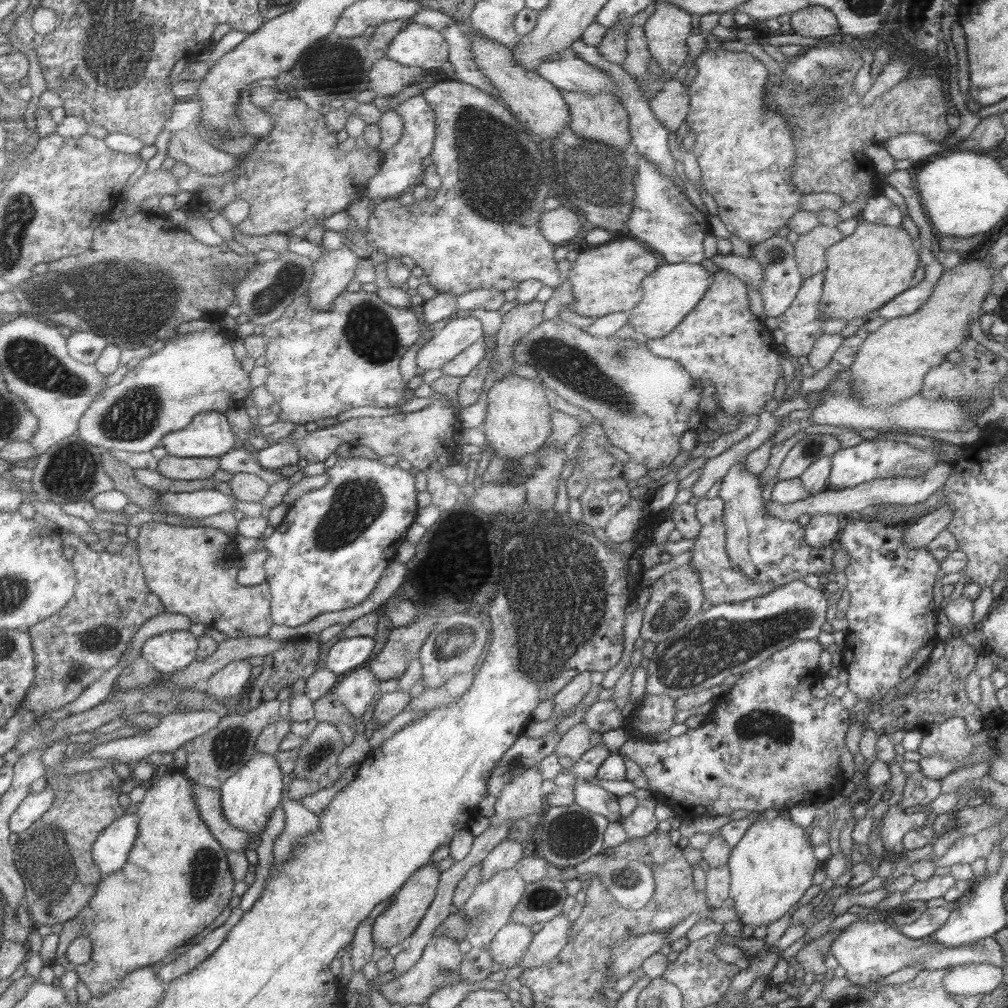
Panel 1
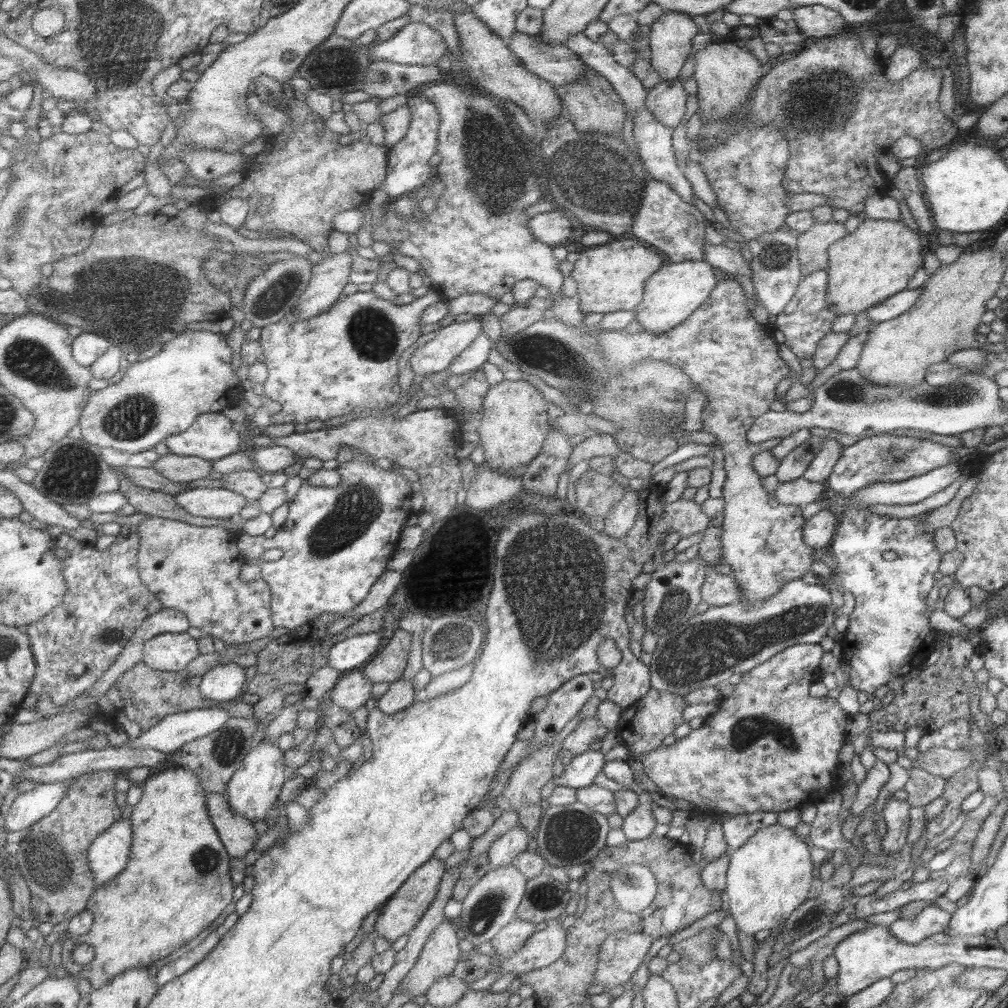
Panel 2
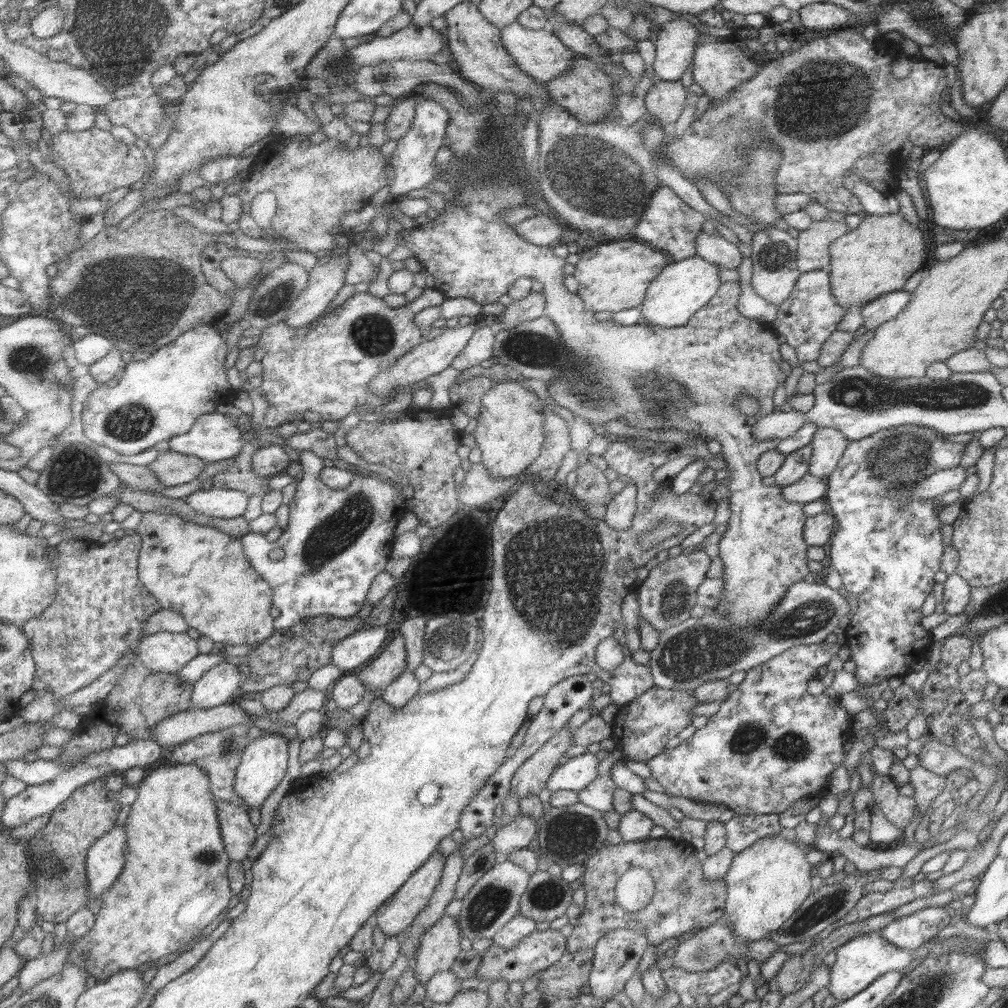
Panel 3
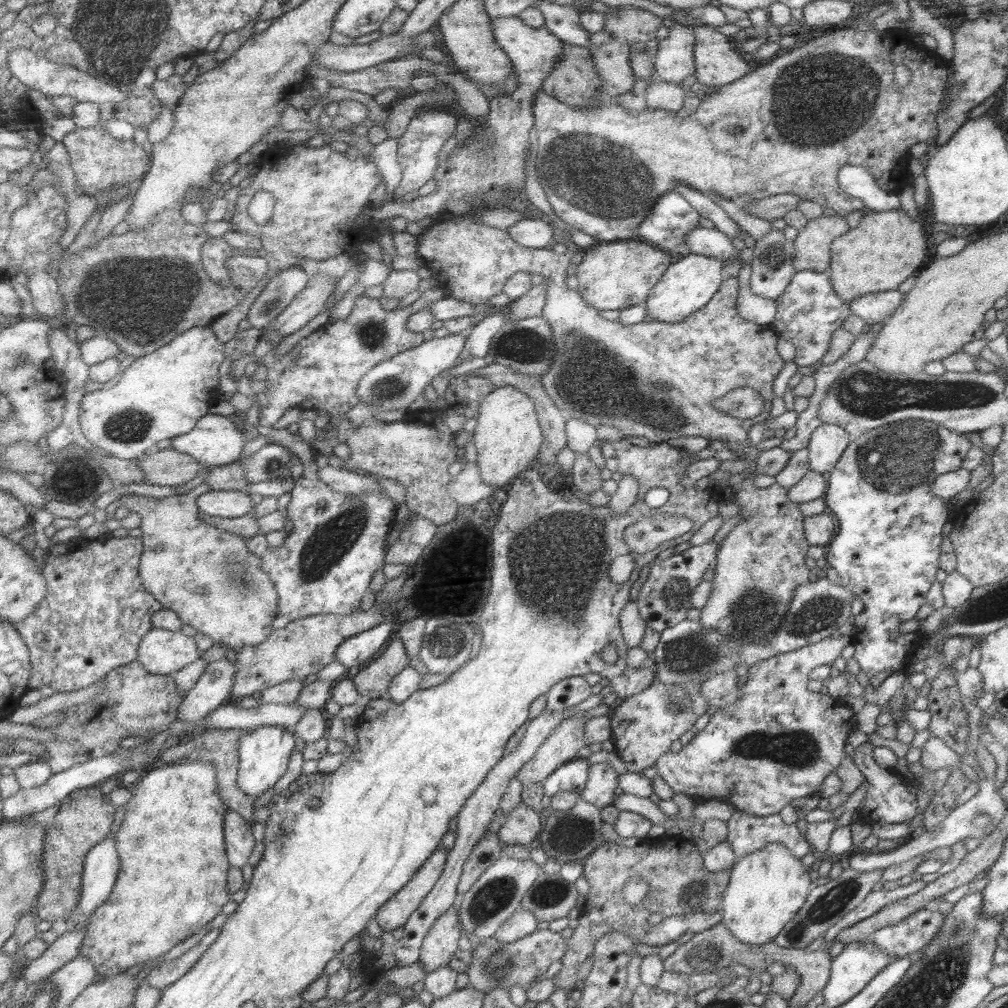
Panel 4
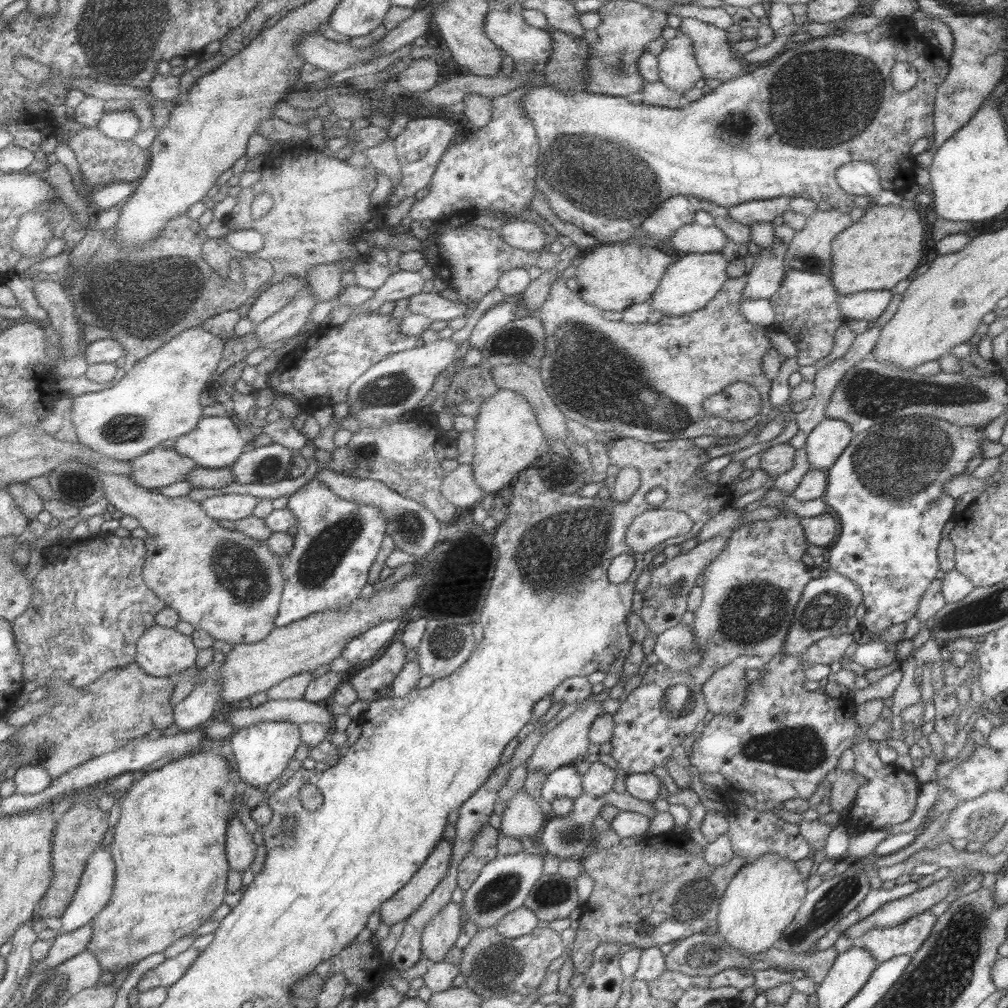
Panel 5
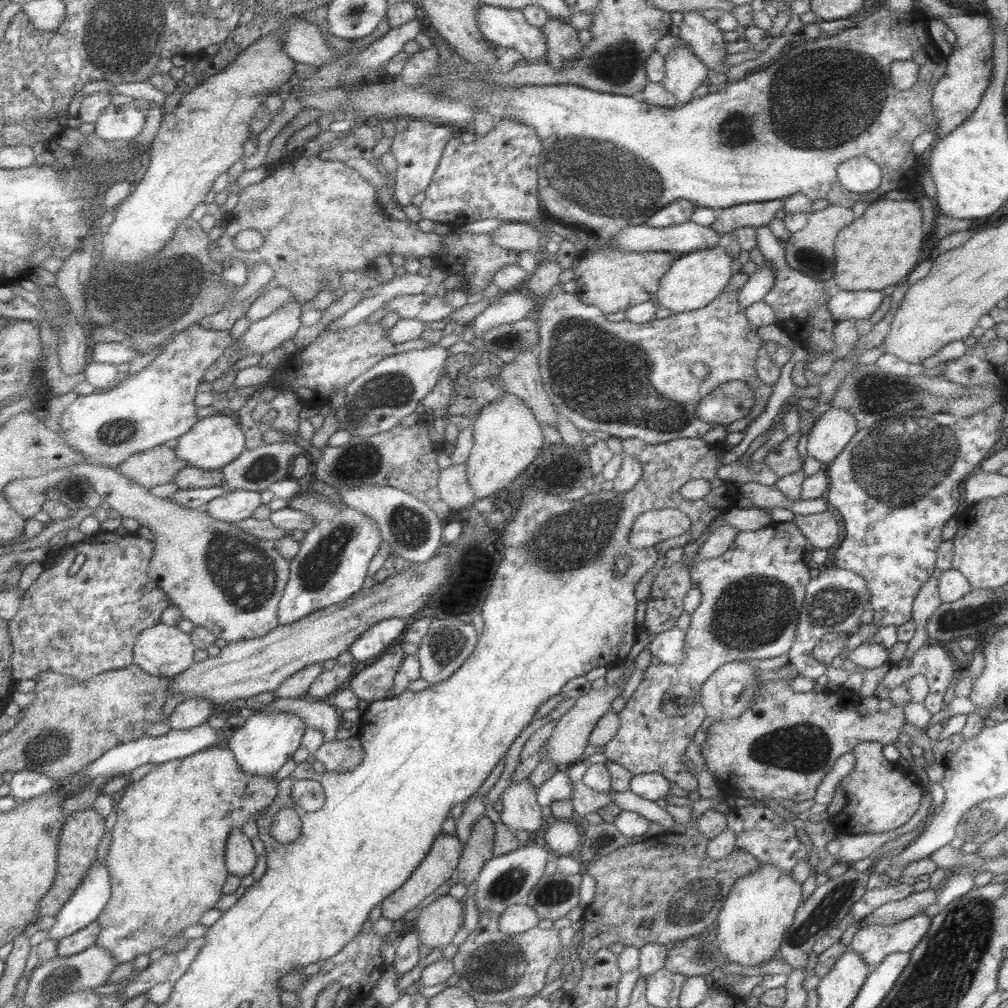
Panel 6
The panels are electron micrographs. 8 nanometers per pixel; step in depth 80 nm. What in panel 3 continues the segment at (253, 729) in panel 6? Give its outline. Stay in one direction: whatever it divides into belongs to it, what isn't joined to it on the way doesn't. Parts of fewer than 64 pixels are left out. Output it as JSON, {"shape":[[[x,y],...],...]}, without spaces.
{"shape":[[[263,735],[249,741],[243,749],[239,766],[233,781],[233,790],[237,799],[244,802],[249,809],[260,809],[261,804],[269,798],[269,794],[277,788],[285,774],[287,764],[287,743],[289,739],[277,735]]]}

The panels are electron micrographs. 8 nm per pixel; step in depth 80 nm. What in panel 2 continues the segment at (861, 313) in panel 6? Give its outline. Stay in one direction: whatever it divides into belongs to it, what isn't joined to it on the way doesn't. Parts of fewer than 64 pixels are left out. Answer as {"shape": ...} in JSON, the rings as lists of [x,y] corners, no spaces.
{"shape":[[[903,289],[889,296],[885,300],[870,306],[866,311],[869,324],[871,322],[883,322],[899,316],[902,312],[909,310],[922,290]]]}

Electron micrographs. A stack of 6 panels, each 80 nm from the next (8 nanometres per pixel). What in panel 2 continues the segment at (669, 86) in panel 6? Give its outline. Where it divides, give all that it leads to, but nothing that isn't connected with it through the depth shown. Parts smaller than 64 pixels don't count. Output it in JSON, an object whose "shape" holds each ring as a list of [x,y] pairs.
{"shape":[[[663,10],[649,25],[650,66],[662,80],[677,79],[691,50],[691,38],[703,28],[699,20],[673,10]]]}

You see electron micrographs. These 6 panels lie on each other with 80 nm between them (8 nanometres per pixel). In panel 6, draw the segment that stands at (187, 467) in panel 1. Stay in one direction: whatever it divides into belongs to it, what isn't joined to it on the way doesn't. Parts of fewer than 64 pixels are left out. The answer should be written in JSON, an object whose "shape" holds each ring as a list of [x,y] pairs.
{"shape":[[[159,445],[133,455],[128,461],[122,462],[117,470],[127,478],[150,489],[173,483],[187,465],[188,462],[179,458],[175,448]]]}

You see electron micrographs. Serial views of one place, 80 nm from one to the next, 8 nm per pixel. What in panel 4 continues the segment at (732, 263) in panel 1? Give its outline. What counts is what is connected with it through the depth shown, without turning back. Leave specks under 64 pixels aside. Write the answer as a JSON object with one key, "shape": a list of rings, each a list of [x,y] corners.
{"shape":[[[698,225],[697,228],[691,230],[684,241],[691,253],[718,258],[722,261],[738,253],[731,239],[715,228],[707,229]]]}

